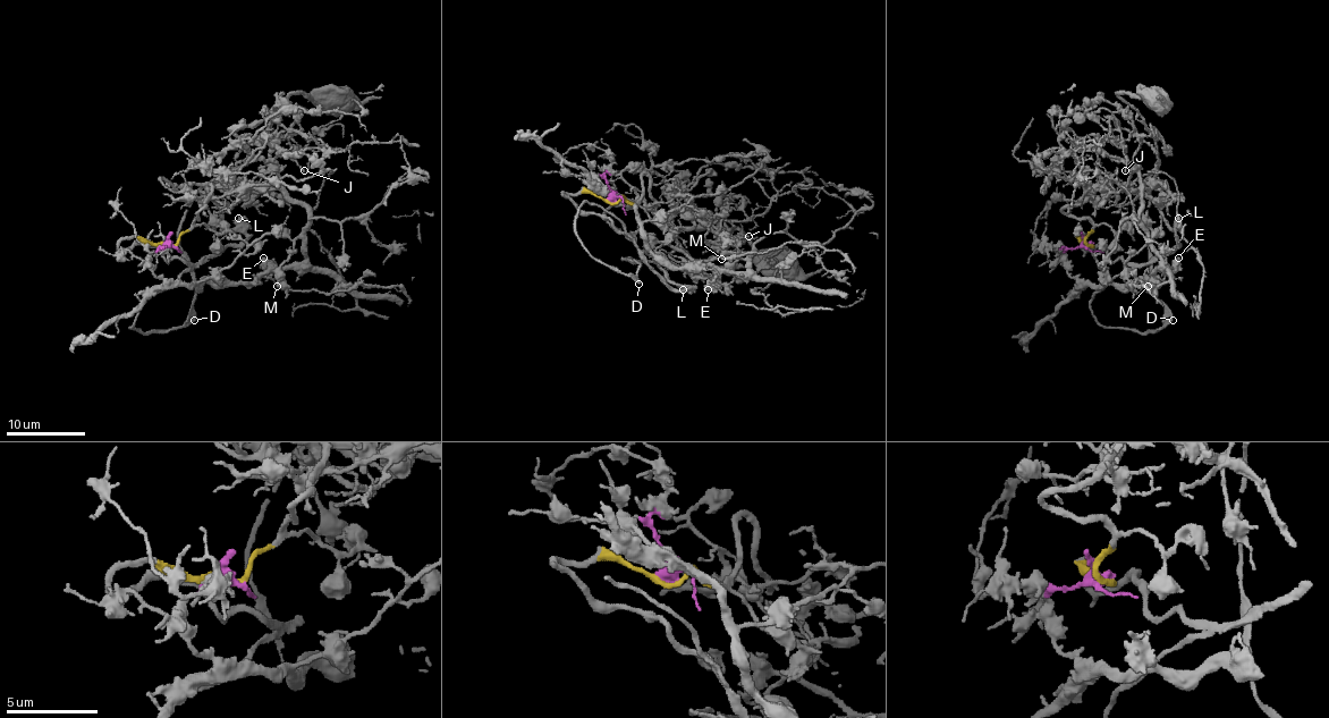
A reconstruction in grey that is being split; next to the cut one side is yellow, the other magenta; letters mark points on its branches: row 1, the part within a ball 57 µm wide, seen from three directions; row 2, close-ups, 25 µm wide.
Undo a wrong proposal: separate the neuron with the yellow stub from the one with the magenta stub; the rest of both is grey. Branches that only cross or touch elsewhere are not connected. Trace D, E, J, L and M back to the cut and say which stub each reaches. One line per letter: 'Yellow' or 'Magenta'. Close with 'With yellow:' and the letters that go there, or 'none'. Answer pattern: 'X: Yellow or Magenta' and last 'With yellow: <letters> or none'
D: Yellow
E: Magenta
J: Yellow
L: Yellow
M: Magenta
With yellow: D, J, L

